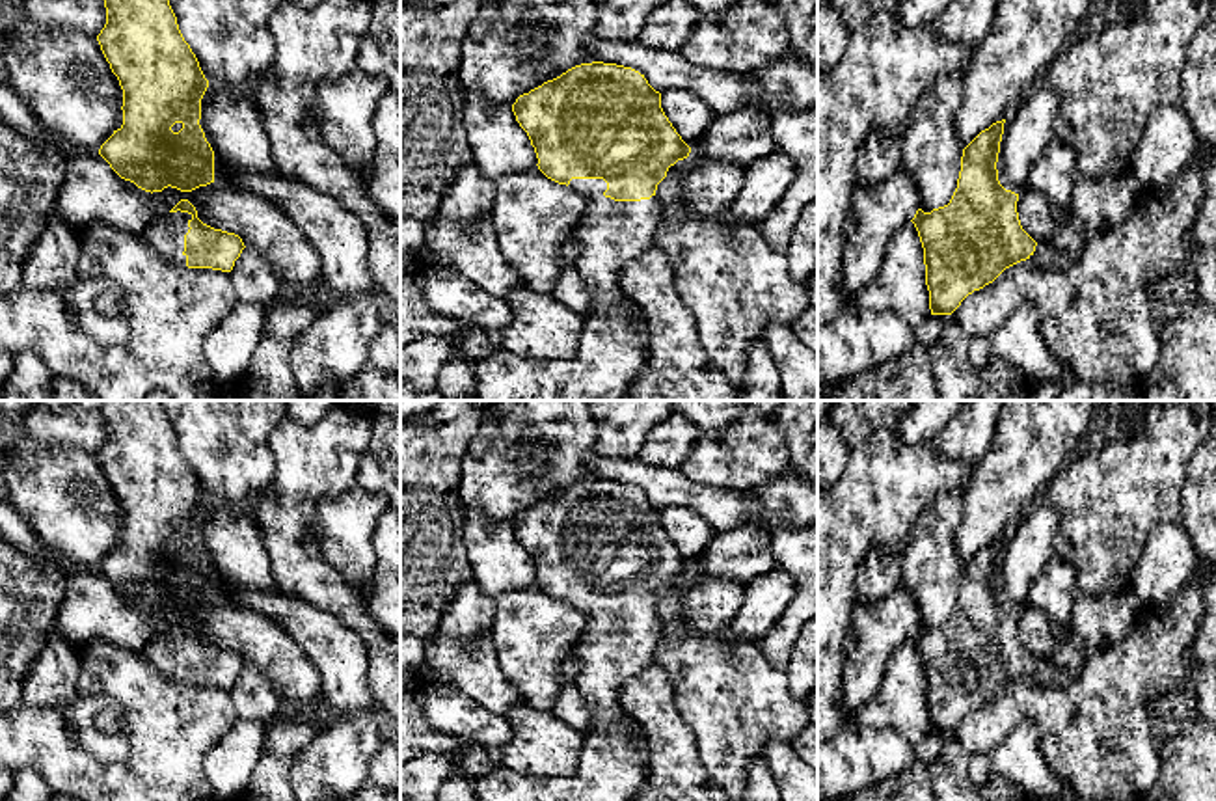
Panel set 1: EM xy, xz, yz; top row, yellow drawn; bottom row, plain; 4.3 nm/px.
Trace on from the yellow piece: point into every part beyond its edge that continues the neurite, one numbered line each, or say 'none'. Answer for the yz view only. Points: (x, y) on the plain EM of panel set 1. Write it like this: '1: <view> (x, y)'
1: yz (1047, 671)

